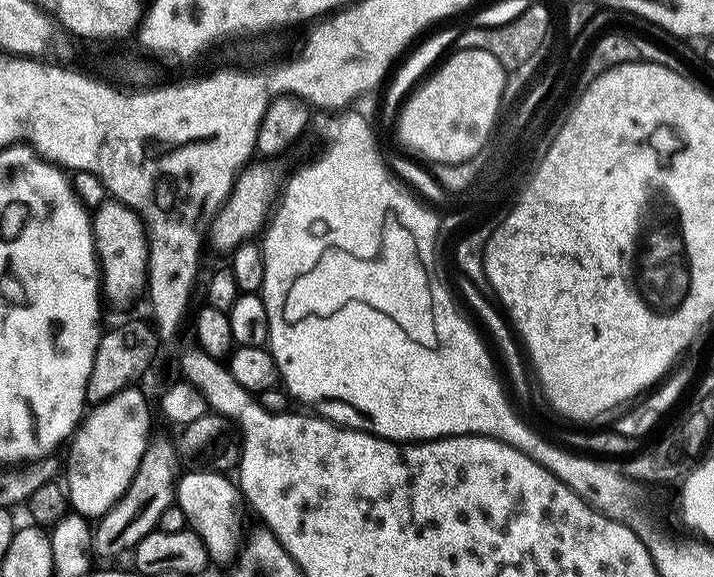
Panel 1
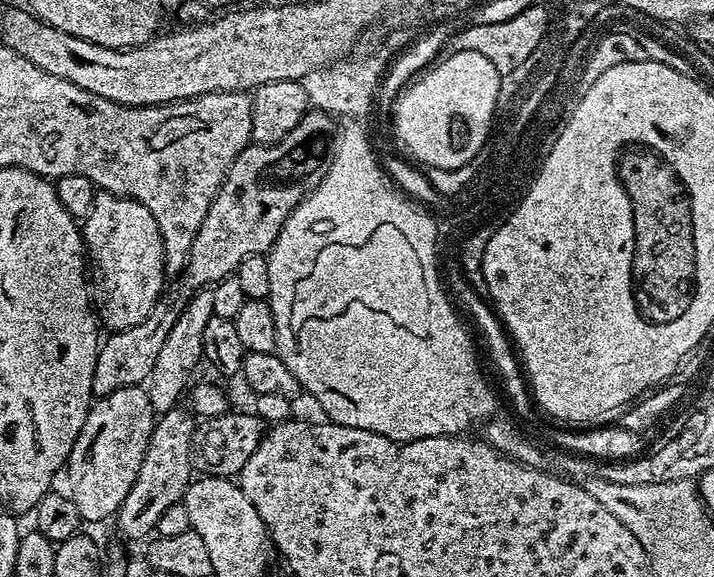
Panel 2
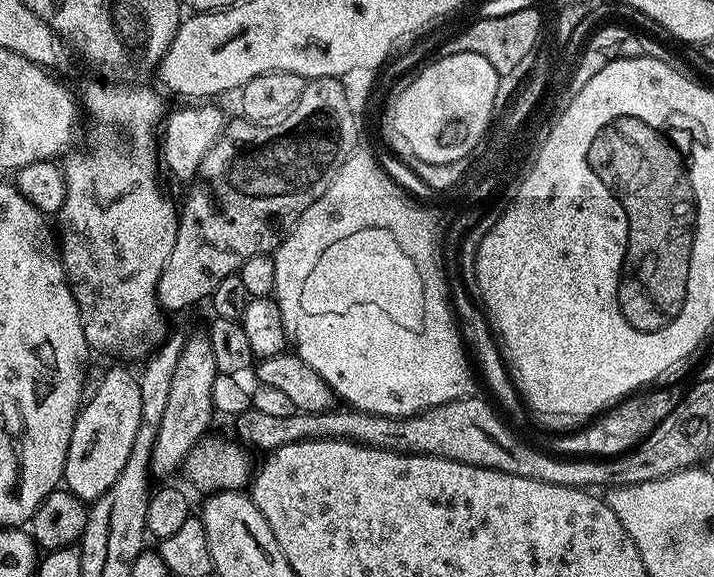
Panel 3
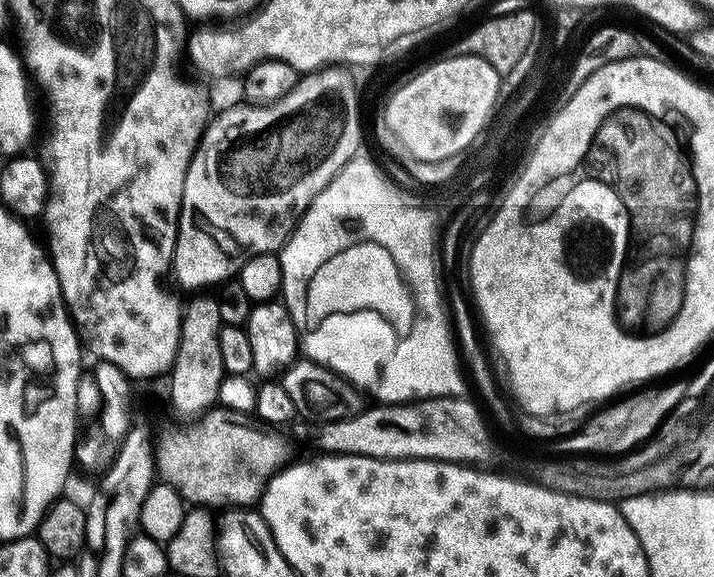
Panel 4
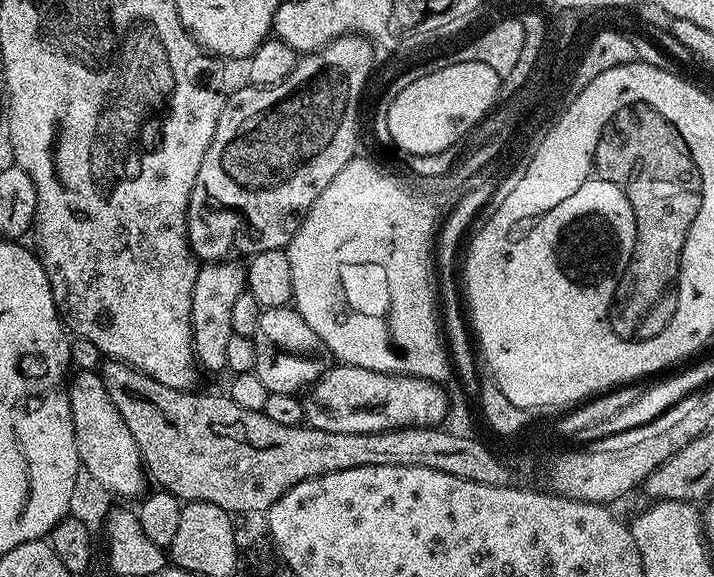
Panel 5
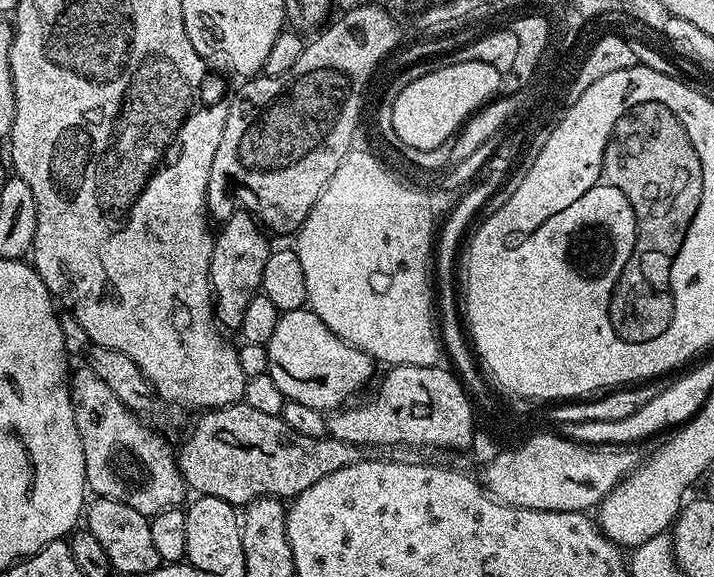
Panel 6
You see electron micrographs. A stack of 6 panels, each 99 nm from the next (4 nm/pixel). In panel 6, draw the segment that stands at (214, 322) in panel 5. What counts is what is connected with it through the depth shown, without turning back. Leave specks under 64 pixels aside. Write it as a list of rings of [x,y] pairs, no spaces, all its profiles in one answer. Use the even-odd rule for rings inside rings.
[[[235,212],[219,227],[220,233],[217,231],[212,241],[210,258],[214,320],[221,329],[236,330],[242,322],[242,314],[246,314],[246,306],[250,306],[250,298],[254,298],[260,292],[262,269],[266,266],[266,258],[270,251],[267,240],[269,237],[256,217],[246,212]]]

